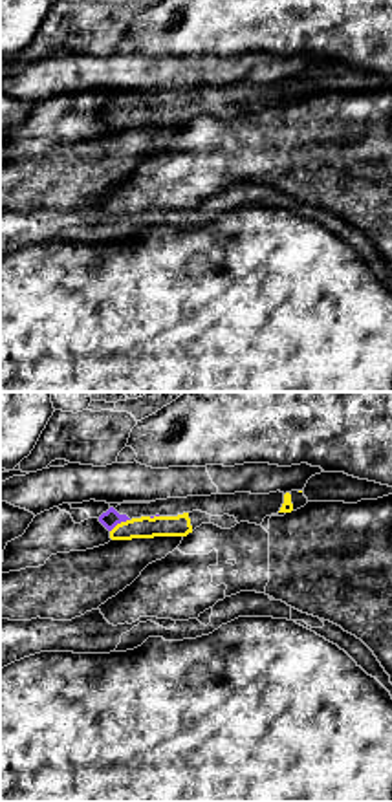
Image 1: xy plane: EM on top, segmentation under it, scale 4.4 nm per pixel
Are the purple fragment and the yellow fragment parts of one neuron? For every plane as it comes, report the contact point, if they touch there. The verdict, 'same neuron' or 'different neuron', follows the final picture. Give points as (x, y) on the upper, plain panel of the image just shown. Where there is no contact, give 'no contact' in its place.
(119, 112)

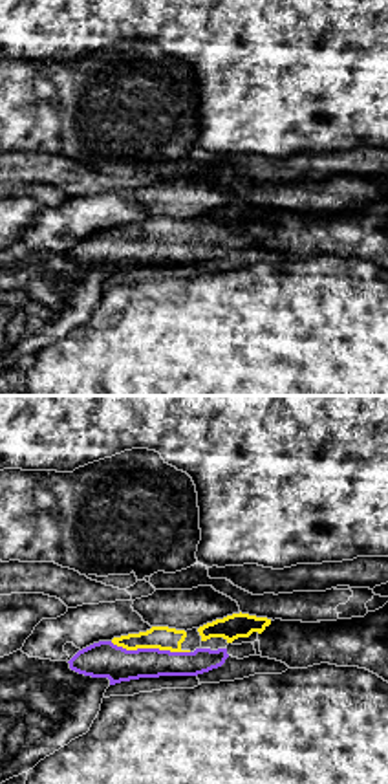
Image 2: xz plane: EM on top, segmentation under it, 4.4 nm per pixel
(150, 239)

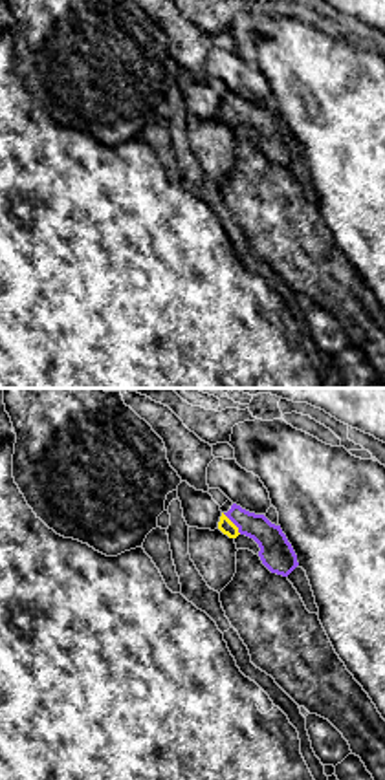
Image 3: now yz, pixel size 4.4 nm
(233, 112)

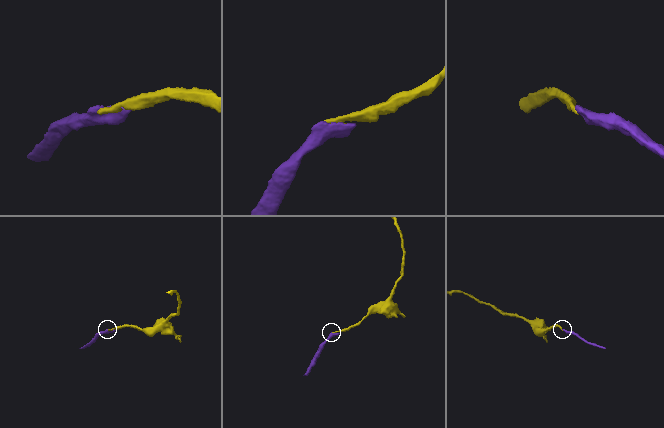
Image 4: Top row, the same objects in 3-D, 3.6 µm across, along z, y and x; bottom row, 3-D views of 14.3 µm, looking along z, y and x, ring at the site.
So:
same neuron

